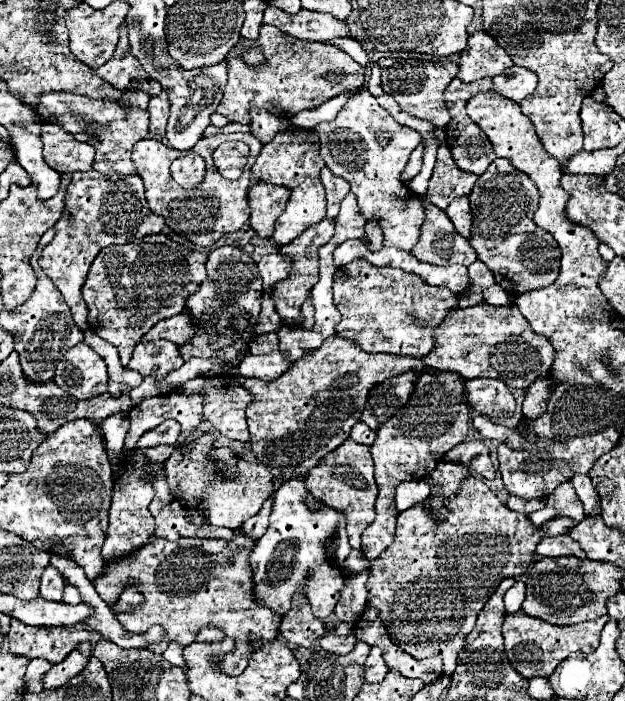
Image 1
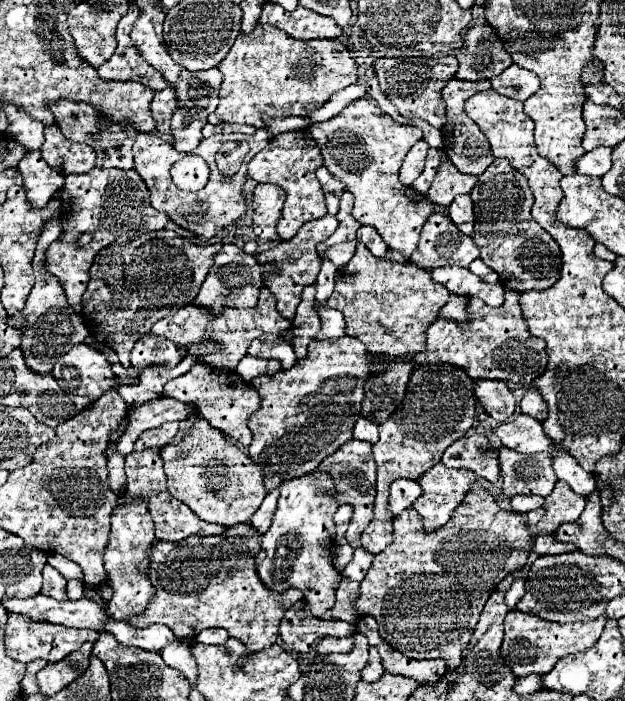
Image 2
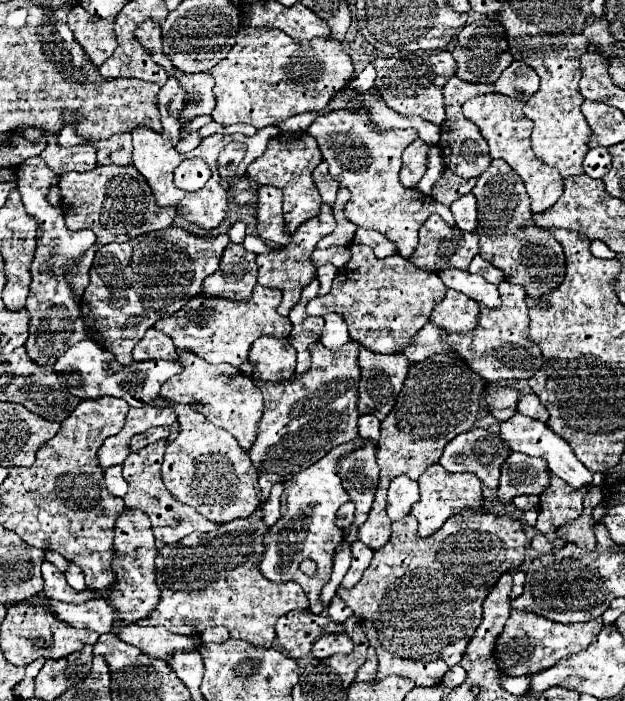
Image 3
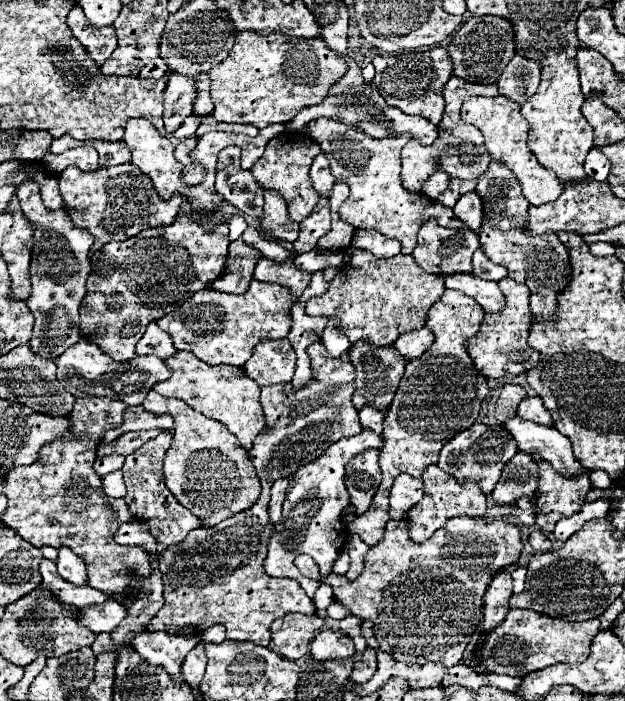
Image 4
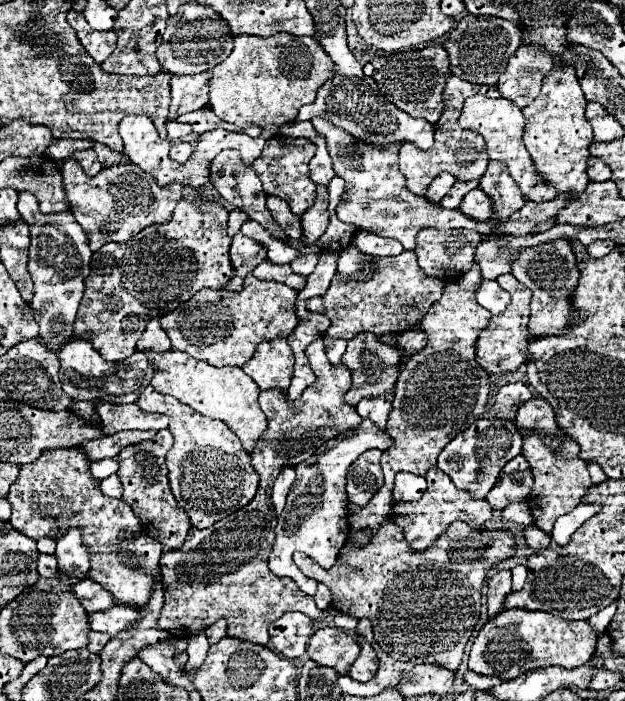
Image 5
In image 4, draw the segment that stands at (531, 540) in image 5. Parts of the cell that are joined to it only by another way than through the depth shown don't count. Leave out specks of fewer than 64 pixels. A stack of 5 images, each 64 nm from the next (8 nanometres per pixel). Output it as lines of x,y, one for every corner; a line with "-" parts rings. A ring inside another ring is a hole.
536,530
530,534
530,546
534,548
534,552
548,552
552,548
552,542
548,540
548,536

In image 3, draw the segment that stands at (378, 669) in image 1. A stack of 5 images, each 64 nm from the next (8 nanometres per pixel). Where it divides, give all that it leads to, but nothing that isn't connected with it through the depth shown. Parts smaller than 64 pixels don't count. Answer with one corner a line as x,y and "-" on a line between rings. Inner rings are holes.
370,646
368,648
368,660
360,666
360,670
356,674
356,682
372,682
376,678
376,672
378,672
378,660
376,660
374,648

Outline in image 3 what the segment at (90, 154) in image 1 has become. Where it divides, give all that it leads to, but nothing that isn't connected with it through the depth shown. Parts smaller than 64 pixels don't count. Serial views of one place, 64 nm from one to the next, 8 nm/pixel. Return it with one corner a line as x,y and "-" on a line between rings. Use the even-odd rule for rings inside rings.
48,132
46,134
48,144
44,148
44,152
40,154
40,158
56,172
56,174
64,174
68,170
76,170
76,172
88,172
92,168
96,168
96,150
90,144
80,144
80,146
72,146
72,148
62,148
58,144
58,134
56,132

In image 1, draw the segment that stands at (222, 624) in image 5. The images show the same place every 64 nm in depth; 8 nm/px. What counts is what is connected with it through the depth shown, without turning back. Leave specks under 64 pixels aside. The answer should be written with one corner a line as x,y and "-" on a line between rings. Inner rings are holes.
204,626
198,634
196,634
196,642
214,642
214,640
222,640
224,632
216,626

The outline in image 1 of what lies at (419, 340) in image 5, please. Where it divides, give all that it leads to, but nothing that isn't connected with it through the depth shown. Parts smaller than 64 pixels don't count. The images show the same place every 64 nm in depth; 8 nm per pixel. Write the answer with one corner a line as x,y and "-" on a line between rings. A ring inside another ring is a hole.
482,304
474,308
464,308
464,310
462,308
452,310
444,318
444,322
436,328
436,348
422,358
422,362
434,370
456,372
466,378
496,378
496,380
504,380
512,388
522,388
522,390
526,390
534,380
548,374
552,360
554,360
554,350
550,340
546,336
532,332
528,320
520,314
516,304
500,306
500,308

